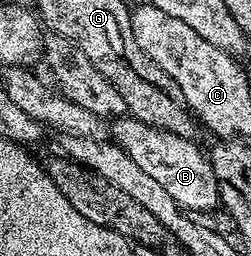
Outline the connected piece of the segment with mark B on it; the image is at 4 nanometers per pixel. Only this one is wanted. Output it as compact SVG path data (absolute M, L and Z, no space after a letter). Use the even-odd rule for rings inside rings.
M120 115L111 122L111 140L123 149L146 175L158 179L158 183L189 214L199 215L215 210L220 205L220 188L212 170L209 156L195 145L195 140L178 137L165 129L144 125L131 115Z

